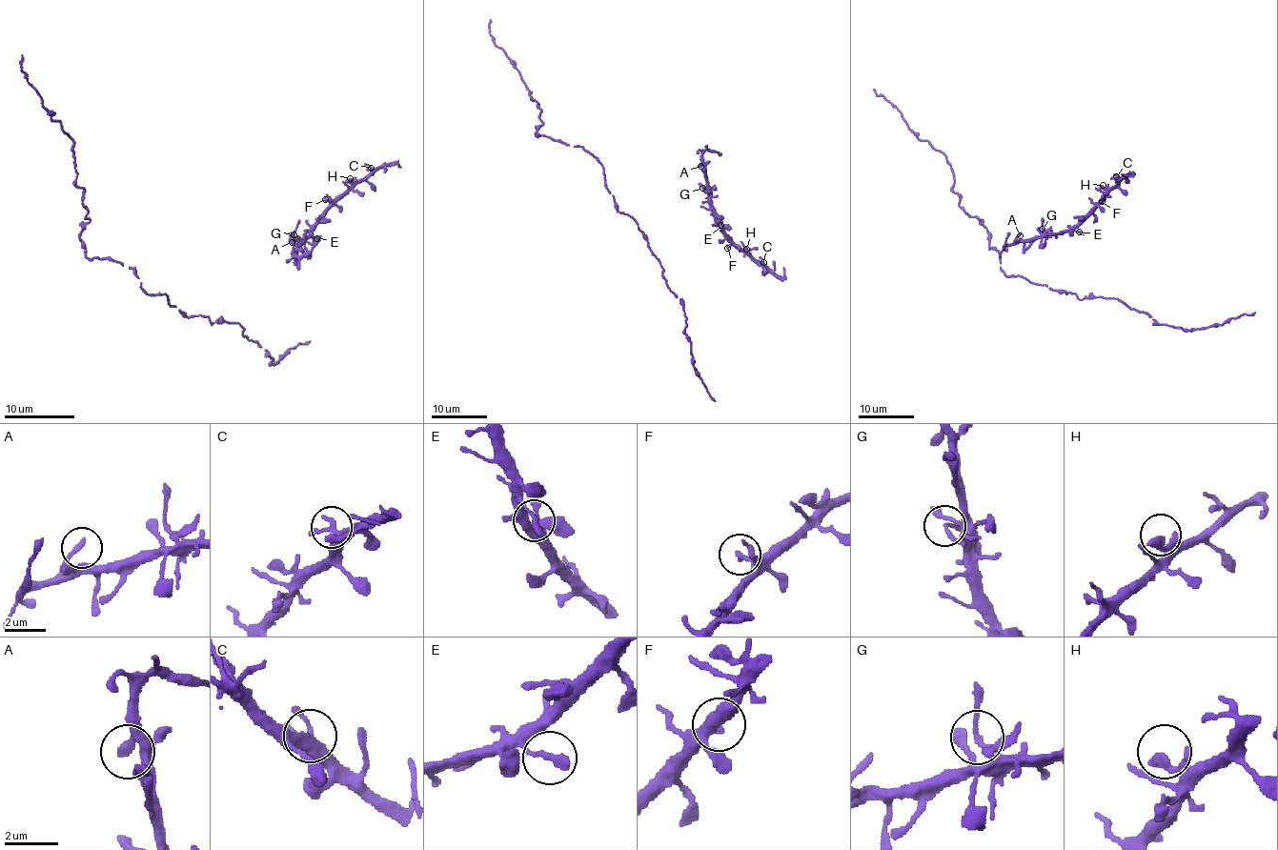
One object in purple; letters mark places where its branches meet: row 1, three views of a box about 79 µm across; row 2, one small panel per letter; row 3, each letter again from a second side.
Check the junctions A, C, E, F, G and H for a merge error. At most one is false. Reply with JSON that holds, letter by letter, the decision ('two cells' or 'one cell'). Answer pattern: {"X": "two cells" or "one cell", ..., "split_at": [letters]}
{"A": "one cell", "C": "one cell", "E": "one cell", "F": "one cell", "G": "one cell", "H": "one cell", "split_at": []}

